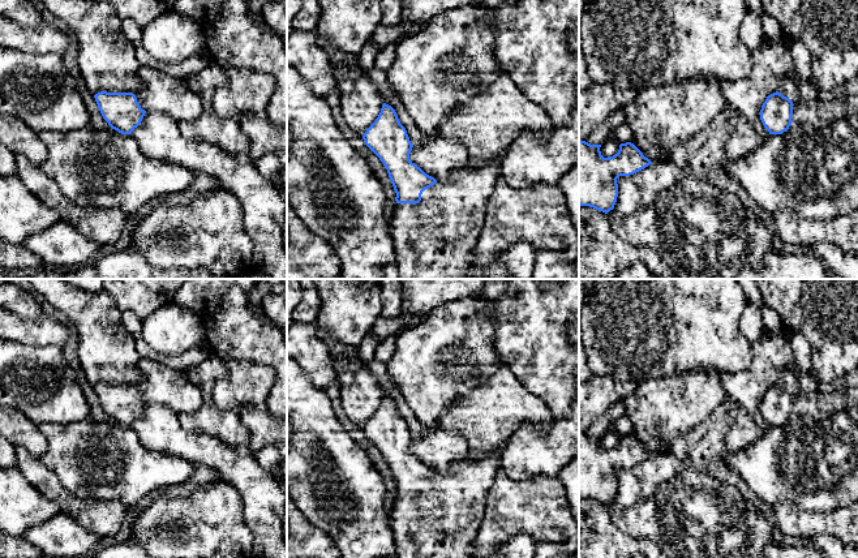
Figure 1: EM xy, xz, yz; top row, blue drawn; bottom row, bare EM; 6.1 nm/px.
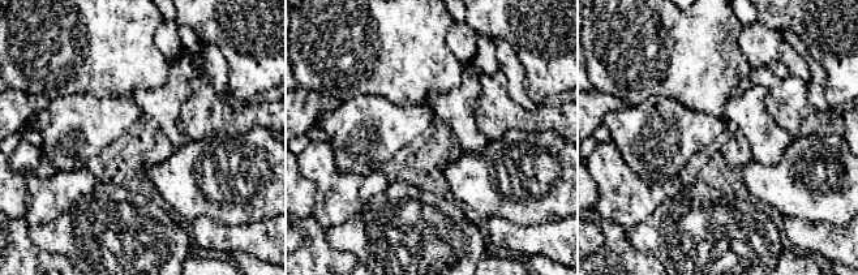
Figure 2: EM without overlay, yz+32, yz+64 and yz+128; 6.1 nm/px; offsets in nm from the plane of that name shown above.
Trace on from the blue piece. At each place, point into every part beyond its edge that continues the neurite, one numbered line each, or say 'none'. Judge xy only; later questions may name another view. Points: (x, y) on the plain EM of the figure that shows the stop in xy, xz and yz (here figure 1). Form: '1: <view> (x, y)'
1: xy (159, 383)

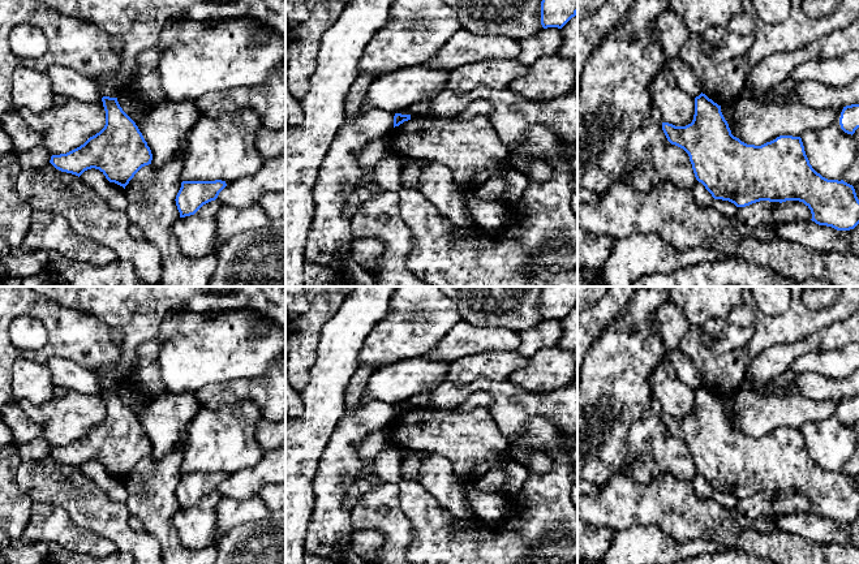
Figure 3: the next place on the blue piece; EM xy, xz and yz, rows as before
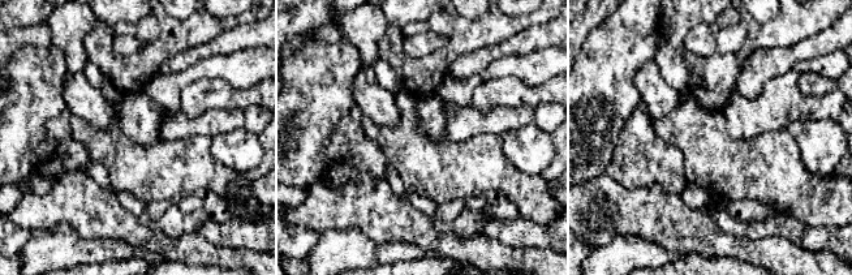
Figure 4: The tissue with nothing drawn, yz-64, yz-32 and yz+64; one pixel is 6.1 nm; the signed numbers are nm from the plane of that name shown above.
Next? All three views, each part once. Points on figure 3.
none

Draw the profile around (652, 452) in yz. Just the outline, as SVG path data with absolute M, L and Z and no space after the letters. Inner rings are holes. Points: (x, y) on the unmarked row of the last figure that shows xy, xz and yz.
M653 399L628 431L622 473L640 485L663 475L691 482L696 472L688 445L667 432L662 414Z

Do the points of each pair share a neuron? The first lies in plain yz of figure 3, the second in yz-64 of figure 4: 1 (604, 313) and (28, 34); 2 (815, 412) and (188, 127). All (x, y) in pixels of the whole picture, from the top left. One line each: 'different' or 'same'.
1: different
2: same

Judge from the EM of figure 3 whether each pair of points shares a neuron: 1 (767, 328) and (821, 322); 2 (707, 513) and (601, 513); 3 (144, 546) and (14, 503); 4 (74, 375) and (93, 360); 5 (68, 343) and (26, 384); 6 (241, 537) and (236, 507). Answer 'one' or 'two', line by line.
1: one
2: one
3: two
4: two
5: two
6: two

